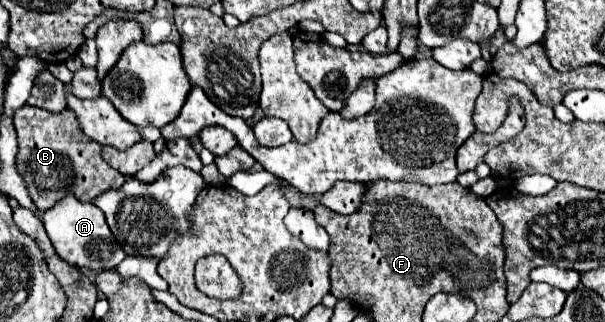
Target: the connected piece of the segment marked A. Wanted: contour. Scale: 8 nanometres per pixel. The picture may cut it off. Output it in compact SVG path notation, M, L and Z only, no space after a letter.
M67 196L43 214L43 224L55 252L75 268L91 268L95 272L113 270L127 256L113 238L103 212L95 204L83 204L75 196Z

